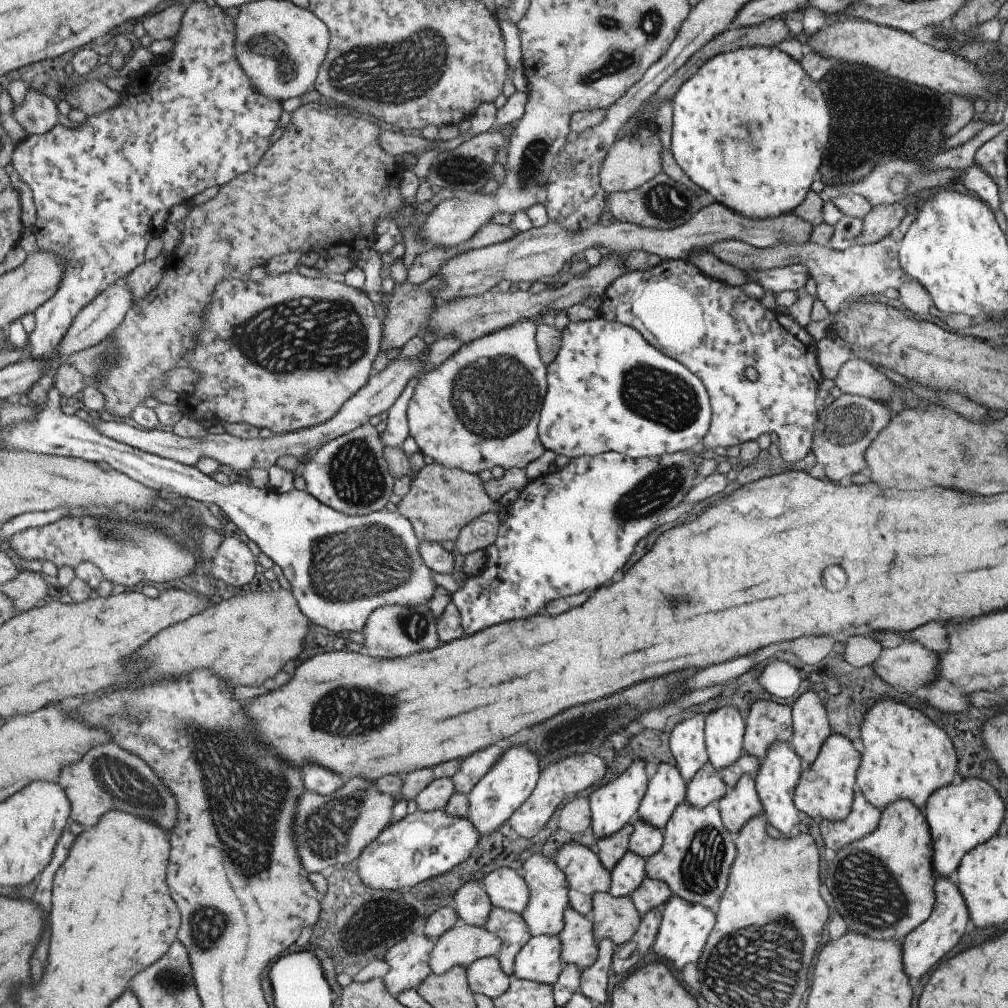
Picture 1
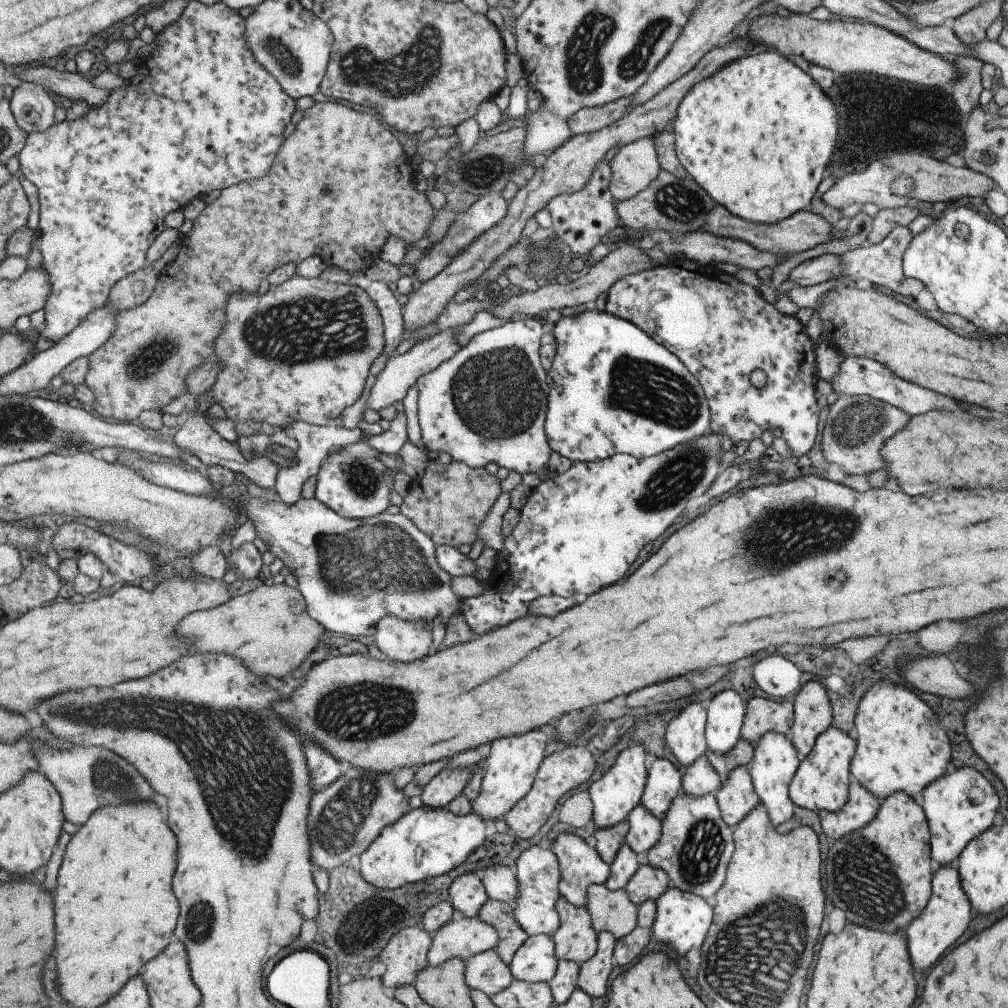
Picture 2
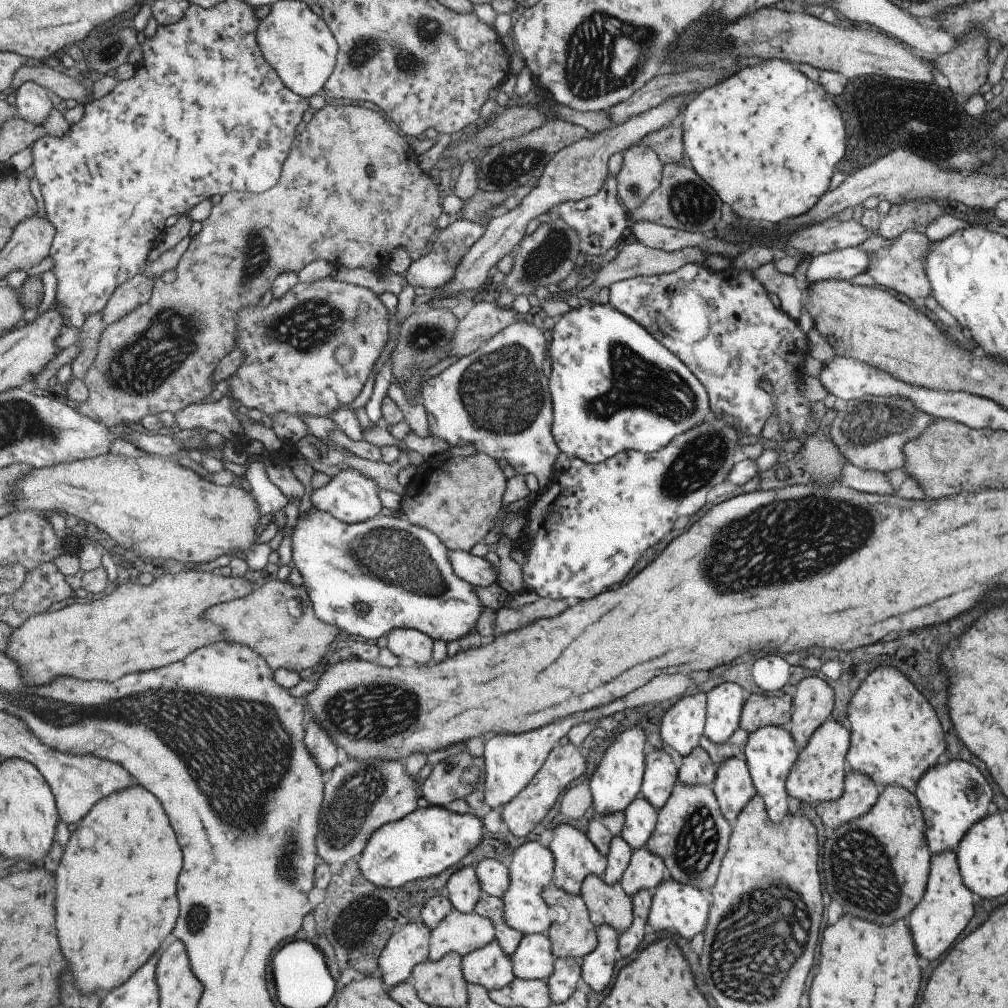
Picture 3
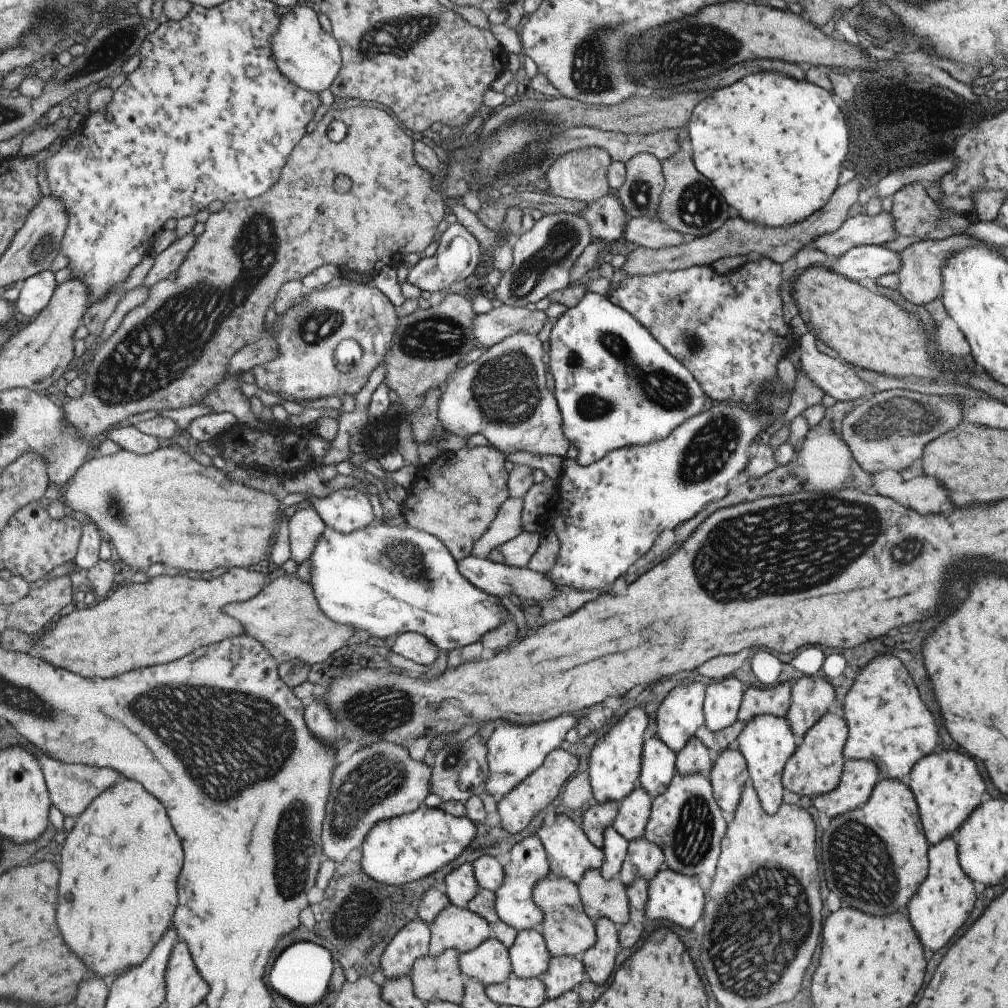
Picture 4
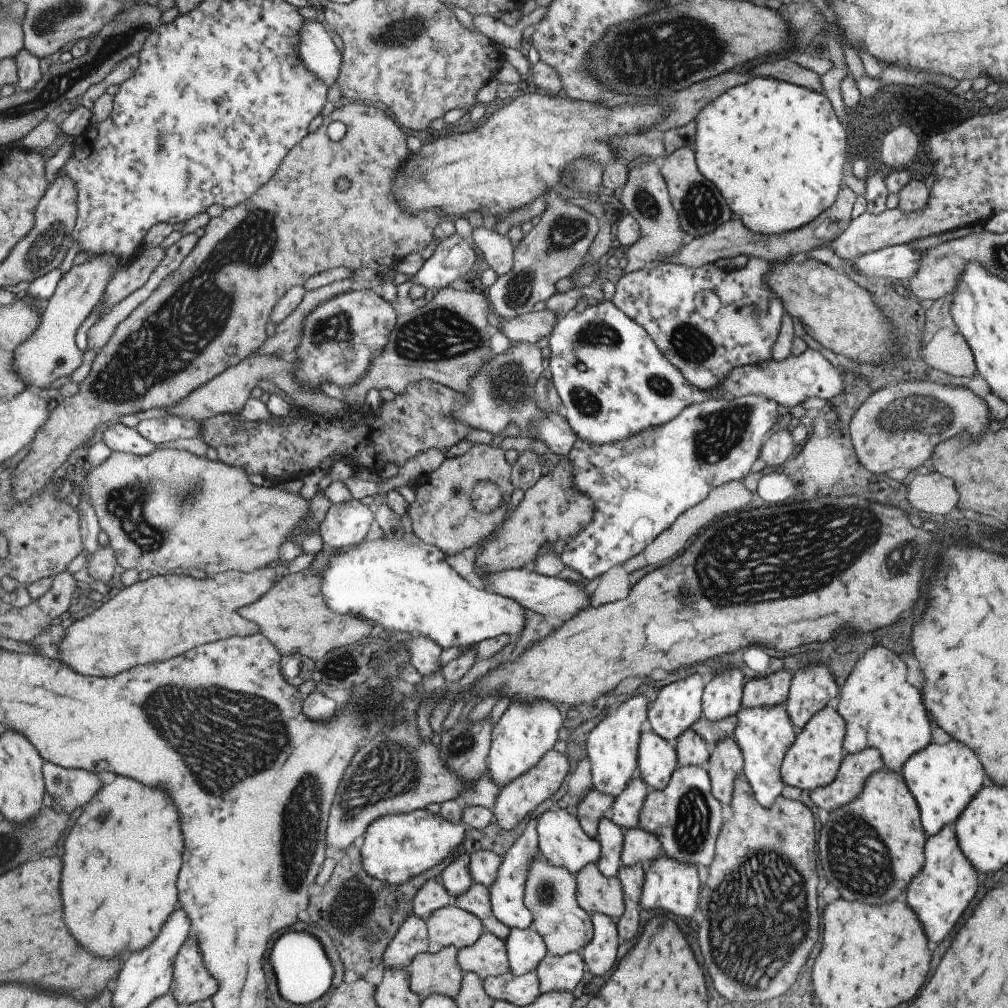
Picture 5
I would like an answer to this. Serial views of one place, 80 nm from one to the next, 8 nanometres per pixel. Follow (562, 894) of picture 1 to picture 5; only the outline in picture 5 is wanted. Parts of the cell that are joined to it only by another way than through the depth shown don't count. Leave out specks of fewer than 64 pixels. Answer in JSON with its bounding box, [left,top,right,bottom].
[488,816,541,929]

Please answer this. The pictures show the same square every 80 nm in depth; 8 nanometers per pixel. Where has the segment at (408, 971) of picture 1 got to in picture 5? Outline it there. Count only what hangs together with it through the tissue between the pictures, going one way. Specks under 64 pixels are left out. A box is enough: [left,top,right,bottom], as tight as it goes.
[381,912,428,969]

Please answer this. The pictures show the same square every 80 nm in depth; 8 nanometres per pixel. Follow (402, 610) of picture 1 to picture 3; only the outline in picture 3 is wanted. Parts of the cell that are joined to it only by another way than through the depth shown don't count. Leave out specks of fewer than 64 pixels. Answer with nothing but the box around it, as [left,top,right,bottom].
[387,629,431,665]

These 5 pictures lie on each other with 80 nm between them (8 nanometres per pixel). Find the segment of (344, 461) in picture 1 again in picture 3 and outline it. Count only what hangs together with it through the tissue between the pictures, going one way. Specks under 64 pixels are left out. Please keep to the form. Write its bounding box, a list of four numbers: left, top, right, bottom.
[309,467,382,524]

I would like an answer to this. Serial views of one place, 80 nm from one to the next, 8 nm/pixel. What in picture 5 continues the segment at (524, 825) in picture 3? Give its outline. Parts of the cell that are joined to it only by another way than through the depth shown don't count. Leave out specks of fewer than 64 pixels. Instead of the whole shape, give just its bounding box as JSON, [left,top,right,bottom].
[491,748,569,831]

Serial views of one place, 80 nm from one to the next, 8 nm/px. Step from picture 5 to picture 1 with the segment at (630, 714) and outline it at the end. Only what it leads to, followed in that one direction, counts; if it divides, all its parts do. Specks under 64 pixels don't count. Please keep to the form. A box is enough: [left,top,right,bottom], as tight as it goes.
[588,756,647,840]

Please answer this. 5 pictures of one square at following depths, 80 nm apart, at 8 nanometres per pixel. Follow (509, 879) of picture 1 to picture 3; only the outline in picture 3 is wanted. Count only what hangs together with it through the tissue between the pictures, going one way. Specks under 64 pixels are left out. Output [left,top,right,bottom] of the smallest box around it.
[473,858,508,899]

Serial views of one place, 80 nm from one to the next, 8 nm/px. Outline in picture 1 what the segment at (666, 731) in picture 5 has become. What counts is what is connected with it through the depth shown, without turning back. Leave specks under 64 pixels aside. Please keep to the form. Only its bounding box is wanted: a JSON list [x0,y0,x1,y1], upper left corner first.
[668,713,708,783]

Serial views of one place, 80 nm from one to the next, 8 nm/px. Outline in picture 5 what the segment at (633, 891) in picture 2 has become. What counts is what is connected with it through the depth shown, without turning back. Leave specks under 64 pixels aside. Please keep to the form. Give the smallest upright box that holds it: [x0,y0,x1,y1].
[621,822,662,868]

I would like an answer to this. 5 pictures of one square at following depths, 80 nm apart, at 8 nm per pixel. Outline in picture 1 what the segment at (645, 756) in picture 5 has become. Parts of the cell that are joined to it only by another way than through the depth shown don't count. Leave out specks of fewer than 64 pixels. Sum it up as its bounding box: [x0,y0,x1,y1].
[635,763,686,830]

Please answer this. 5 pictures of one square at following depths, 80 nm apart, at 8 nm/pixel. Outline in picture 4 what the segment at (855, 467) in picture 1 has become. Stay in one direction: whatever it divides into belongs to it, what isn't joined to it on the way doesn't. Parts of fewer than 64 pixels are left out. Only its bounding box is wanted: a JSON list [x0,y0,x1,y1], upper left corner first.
[841,389,962,473]

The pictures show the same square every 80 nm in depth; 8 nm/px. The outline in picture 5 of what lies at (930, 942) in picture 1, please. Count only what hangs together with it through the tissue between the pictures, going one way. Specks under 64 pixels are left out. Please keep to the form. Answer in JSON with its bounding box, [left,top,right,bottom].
[905,825,976,942]

